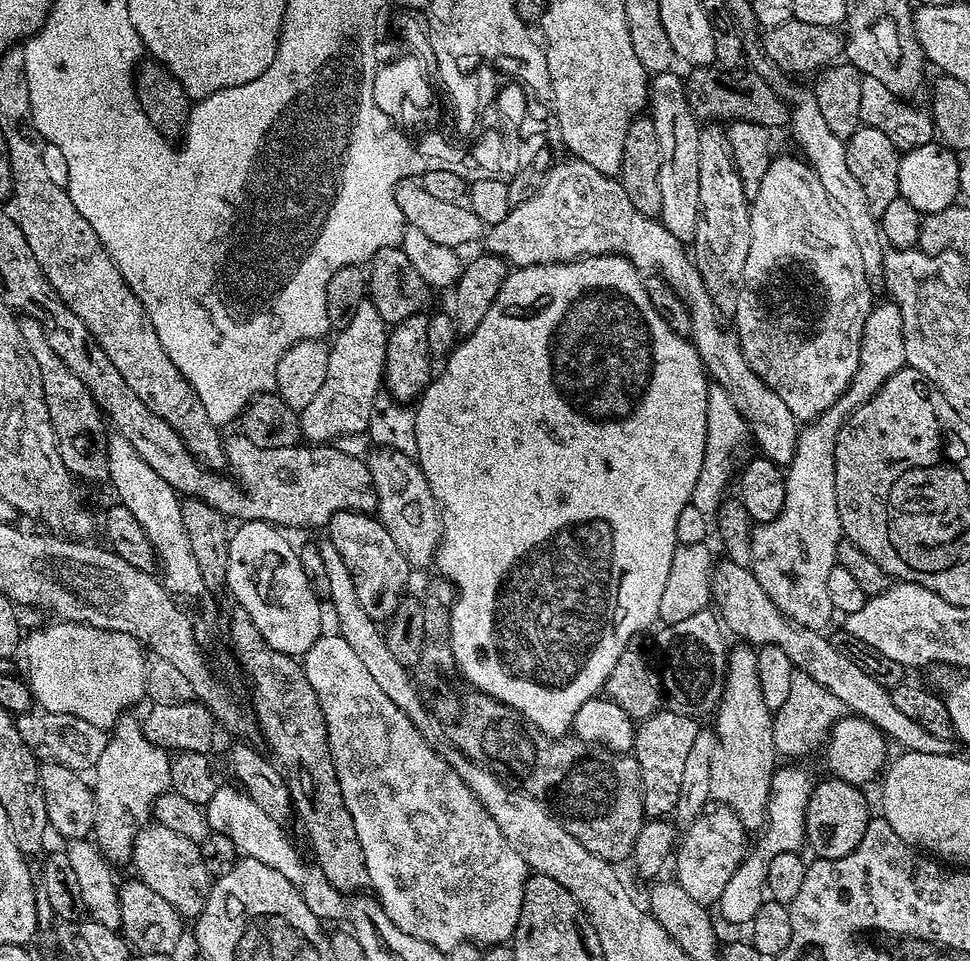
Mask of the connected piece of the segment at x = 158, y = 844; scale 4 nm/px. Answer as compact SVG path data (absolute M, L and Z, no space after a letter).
M152 822L141 828L137 834L136 841L132 843L130 859L132 859L133 866L136 867L135 875L138 879L146 886L150 886L150 890L154 890L154 894L166 898L166 902L170 902L170 906L174 906L174 910L178 910L181 917L195 918L200 915L201 910L206 906L206 898L208 891L212 889L214 876L208 871L206 862L202 858L199 843L184 838L181 834L176 834L160 823Z

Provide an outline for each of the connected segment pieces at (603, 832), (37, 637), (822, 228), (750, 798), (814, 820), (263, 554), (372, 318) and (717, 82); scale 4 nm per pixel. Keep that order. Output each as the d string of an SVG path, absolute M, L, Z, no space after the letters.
M565 734L559 739L562 741L562 746L558 748L558 758L570 758L570 770L564 772L564 776L556 780L554 784L542 786L539 795L558 817L562 827L571 836L578 838L578 842L582 842L586 850L590 850L595 856L600 856L609 862L627 861L634 850L638 832L642 830L646 821L644 792L640 788L640 767L635 755L612 752L603 744L587 744L575 734Z
M52 622L49 628L44 628L41 632L36 632L32 637L27 637L26 648L28 644L28 676L26 675L26 683L32 690L35 703L39 705L45 712L61 712L62 714L74 714L78 718L86 718L86 722L94 722L94 726L103 728L105 730L111 729L116 721L121 716L125 715L126 710L131 706L135 700L144 700L146 693L144 691L144 683L146 682L146 674L148 669L146 667L145 649L142 647L139 640L132 636L127 636L121 632L107 632L101 628L92 628L89 624L73 624L71 622Z
M777 155L773 158L766 170L766 175L762 177L762 186L758 186L758 190L751 197L750 254L746 254L746 270L739 287L740 297L734 317L734 323L736 323L734 331L740 341L740 349L744 352L746 362L753 368L754 374L765 383L766 387L781 396L789 406L790 413L796 416L798 421L811 422L836 405L836 400L850 386L850 382L858 370L860 340L863 338L867 316L874 309L874 303L872 303L874 286L868 281L866 266L862 266L862 250L858 250L858 242L854 242L854 234L850 234L850 222L846 222L846 214L842 214L838 202L834 202L834 198L830 198L830 194L826 194L826 186L822 186L814 169L799 155L796 156Z
M740 642L726 656L724 692L715 709L716 749L710 762L710 794L717 804L726 804L736 811L745 829L759 829L765 823L771 780L778 768L778 753L772 733L773 709L766 706L762 688L758 686L757 649Z
M835 776L828 778L813 787L805 814L805 841L819 860L844 858L850 854L866 834L866 826L872 819L870 804L859 785L850 784Z
M250 520L239 525L240 528L228 537L228 561L226 562L226 588L236 595L235 603L246 610L246 614L258 626L262 638L287 656L303 657L305 652L320 639L320 604L321 597L316 595L311 582L306 578L306 570L302 570L302 562L297 549L287 540L279 527L263 524L261 520Z
M366 298L354 318L350 318L350 326L335 333L336 341L331 341L328 349L326 380L298 416L305 441L332 442L335 436L367 433L371 406L382 390L389 331L390 325L378 314L371 299Z
M709 66L692 68L689 73L684 81L684 89L690 102L690 110L696 115L697 120L701 122L745 120L773 130L779 130L783 124L785 127L789 123L790 105L787 99L783 95L780 97L759 72L748 70L743 74L733 74L719 66Z

